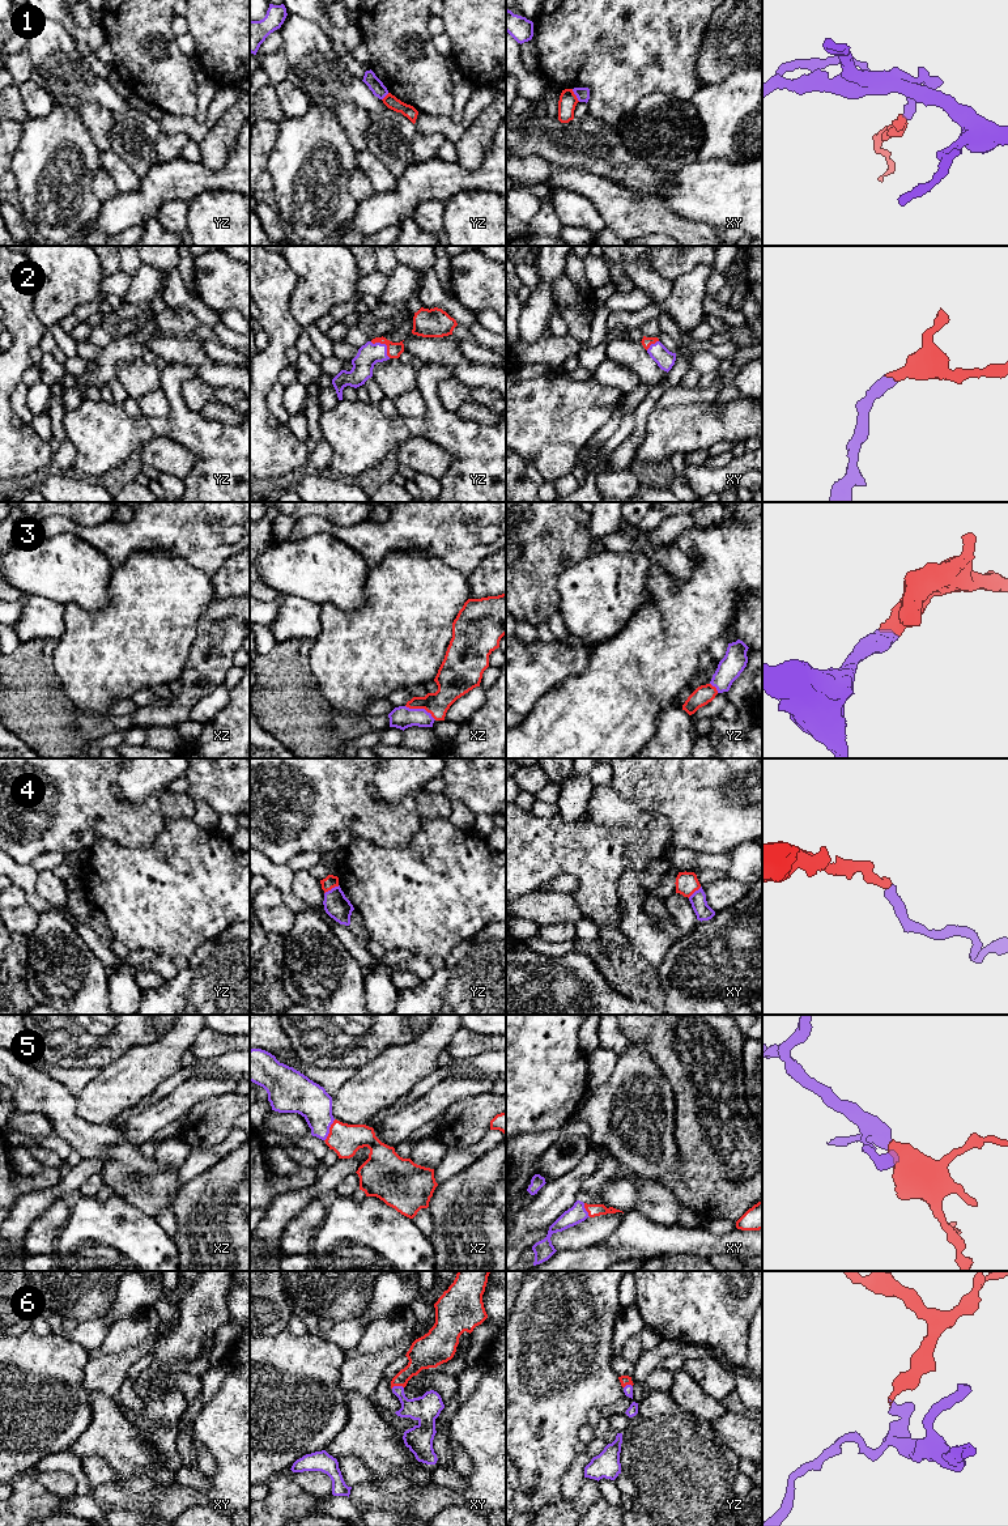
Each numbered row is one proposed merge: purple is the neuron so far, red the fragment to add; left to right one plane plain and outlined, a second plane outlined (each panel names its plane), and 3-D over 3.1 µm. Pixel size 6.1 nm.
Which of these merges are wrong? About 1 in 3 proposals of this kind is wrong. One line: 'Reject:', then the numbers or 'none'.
Reject: 1, 4

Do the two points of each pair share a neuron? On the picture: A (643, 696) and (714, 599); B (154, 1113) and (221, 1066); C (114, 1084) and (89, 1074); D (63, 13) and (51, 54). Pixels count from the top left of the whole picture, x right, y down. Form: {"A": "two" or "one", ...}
{"A": "one", "B": "two", "C": "two", "D": "two"}

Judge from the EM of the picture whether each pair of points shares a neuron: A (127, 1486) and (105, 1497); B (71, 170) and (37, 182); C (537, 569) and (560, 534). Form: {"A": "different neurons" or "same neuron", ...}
{"A": "same neuron", "B": "same neuron", "C": "same neuron"}

